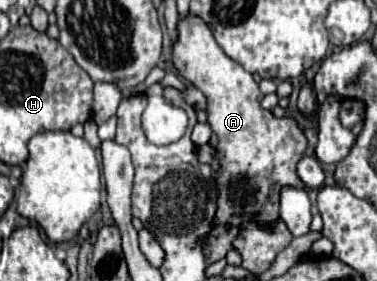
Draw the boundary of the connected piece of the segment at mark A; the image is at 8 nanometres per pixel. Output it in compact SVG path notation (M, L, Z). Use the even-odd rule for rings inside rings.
M187 17L179 21L179 41L173 45L173 65L177 73L195 85L207 99L207 123L211 125L211 139L209 145L215 149L211 167L211 177L215 179L217 187L217 211L213 219L211 231L203 239L203 255L207 263L215 263L227 255L227 251L233 249L233 241L237 239L239 231L243 229L243 223L259 223L259 225L271 225L275 219L279 219L279 192L284 186L305 188L305 184L297 175L297 163L307 151L307 137L299 123L293 117L275 117L271 111L261 107L263 93L259 85L255 83L253 75L245 71L237 61L229 59L223 49L213 39L211 29L201 21L199 17Z

